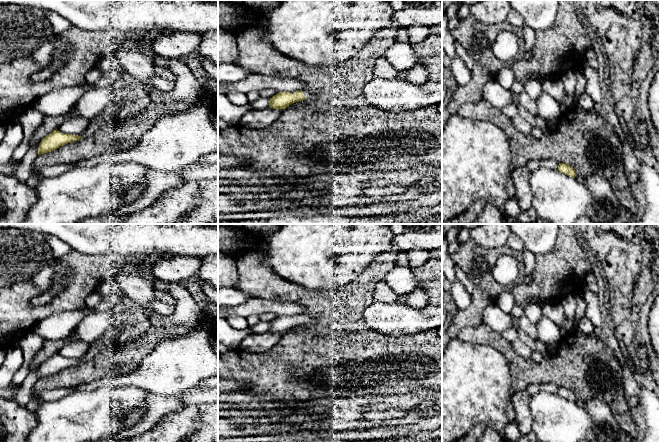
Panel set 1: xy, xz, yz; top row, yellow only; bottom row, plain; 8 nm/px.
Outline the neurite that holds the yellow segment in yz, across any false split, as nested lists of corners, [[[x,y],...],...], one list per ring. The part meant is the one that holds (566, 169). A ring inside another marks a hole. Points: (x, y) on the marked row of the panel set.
[[[559,163],[558,170],[569,177],[576,177],[576,172],[572,166],[566,163]]]

